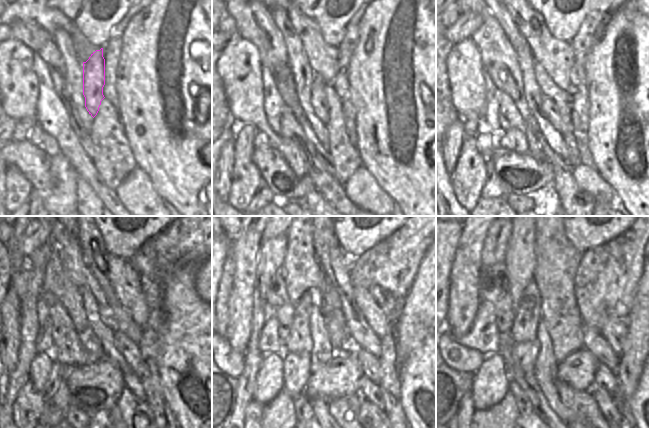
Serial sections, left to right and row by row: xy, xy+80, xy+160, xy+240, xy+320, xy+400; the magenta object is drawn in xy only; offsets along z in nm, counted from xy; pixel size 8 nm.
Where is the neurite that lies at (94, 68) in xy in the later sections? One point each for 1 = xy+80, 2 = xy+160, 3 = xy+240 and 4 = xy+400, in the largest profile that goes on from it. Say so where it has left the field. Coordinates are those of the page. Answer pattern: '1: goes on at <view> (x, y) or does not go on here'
1: goes on at xy+80 (319, 103)
2: goes on at xy+160 (549, 109)
3: goes on at xy+240 (130, 351)
4: goes on at xy+400 (605, 378)

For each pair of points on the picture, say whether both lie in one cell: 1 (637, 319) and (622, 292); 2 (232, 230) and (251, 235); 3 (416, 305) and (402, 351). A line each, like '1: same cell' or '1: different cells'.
1: different cells
2: different cells
3: same cell

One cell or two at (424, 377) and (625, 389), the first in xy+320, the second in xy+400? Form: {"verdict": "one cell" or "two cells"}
{"verdict": "two cells"}

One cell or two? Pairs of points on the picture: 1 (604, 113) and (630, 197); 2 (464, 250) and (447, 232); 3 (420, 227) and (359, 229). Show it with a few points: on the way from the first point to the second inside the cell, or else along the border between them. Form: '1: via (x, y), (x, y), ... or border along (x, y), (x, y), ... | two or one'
1: via (612, 134), (613, 157), (625, 176) | one
2: border along (463, 226), (463, 232), (457, 243), (451, 266) | two
3: border along (401, 226), (378, 241) | two

